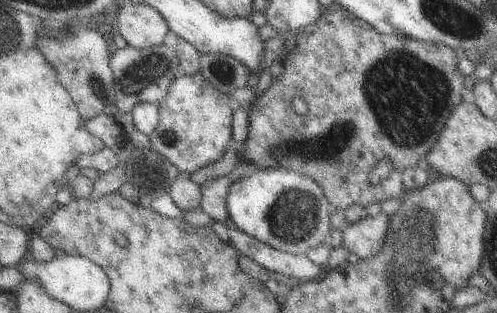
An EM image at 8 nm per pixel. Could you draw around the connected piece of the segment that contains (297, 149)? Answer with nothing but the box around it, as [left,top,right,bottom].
[240,4,465,211]

